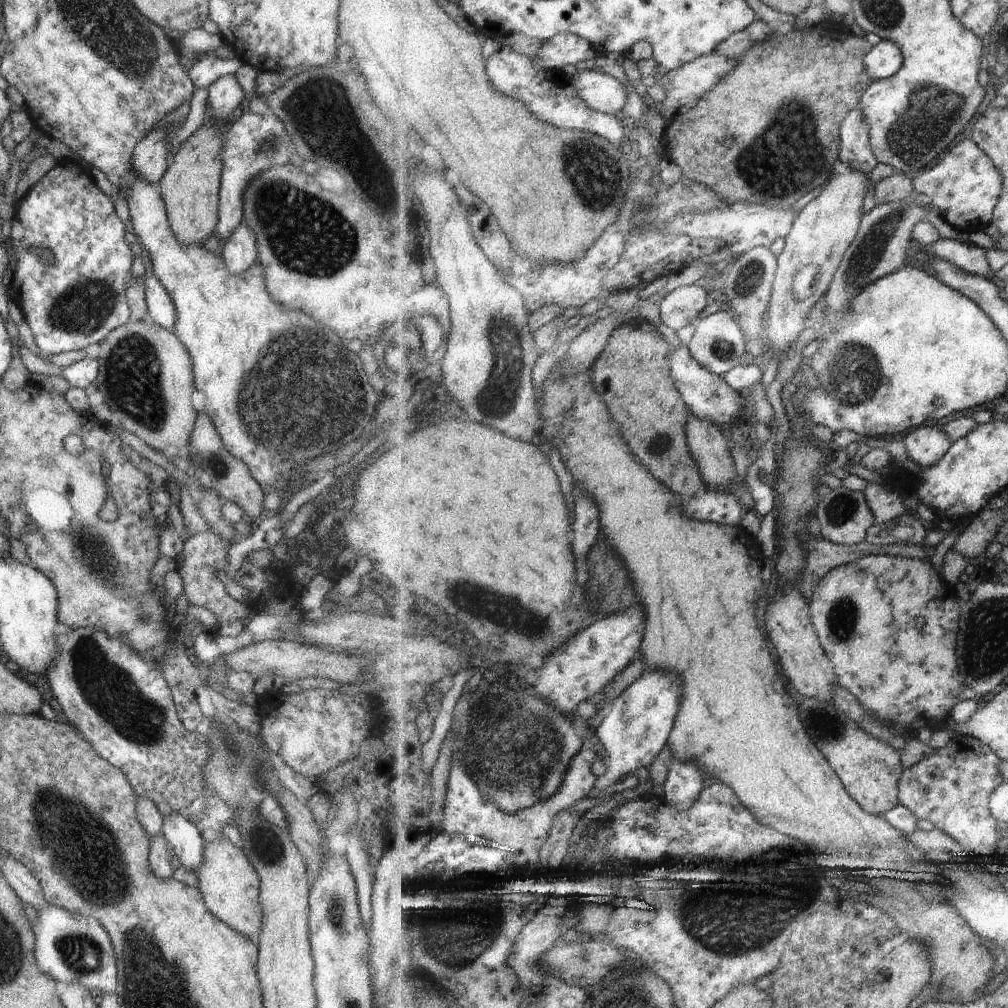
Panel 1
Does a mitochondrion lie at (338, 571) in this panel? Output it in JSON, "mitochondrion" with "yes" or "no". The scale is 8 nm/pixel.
{"mitochondrion":"no"}

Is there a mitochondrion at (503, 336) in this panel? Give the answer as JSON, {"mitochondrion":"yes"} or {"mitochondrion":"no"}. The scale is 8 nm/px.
{"mitochondrion":"yes"}

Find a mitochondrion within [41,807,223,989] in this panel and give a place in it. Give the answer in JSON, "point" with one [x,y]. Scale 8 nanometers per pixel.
{"point":[81,952]}

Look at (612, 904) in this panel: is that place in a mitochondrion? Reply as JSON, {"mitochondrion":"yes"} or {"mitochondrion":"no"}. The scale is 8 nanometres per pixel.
{"mitochondrion":"no"}

